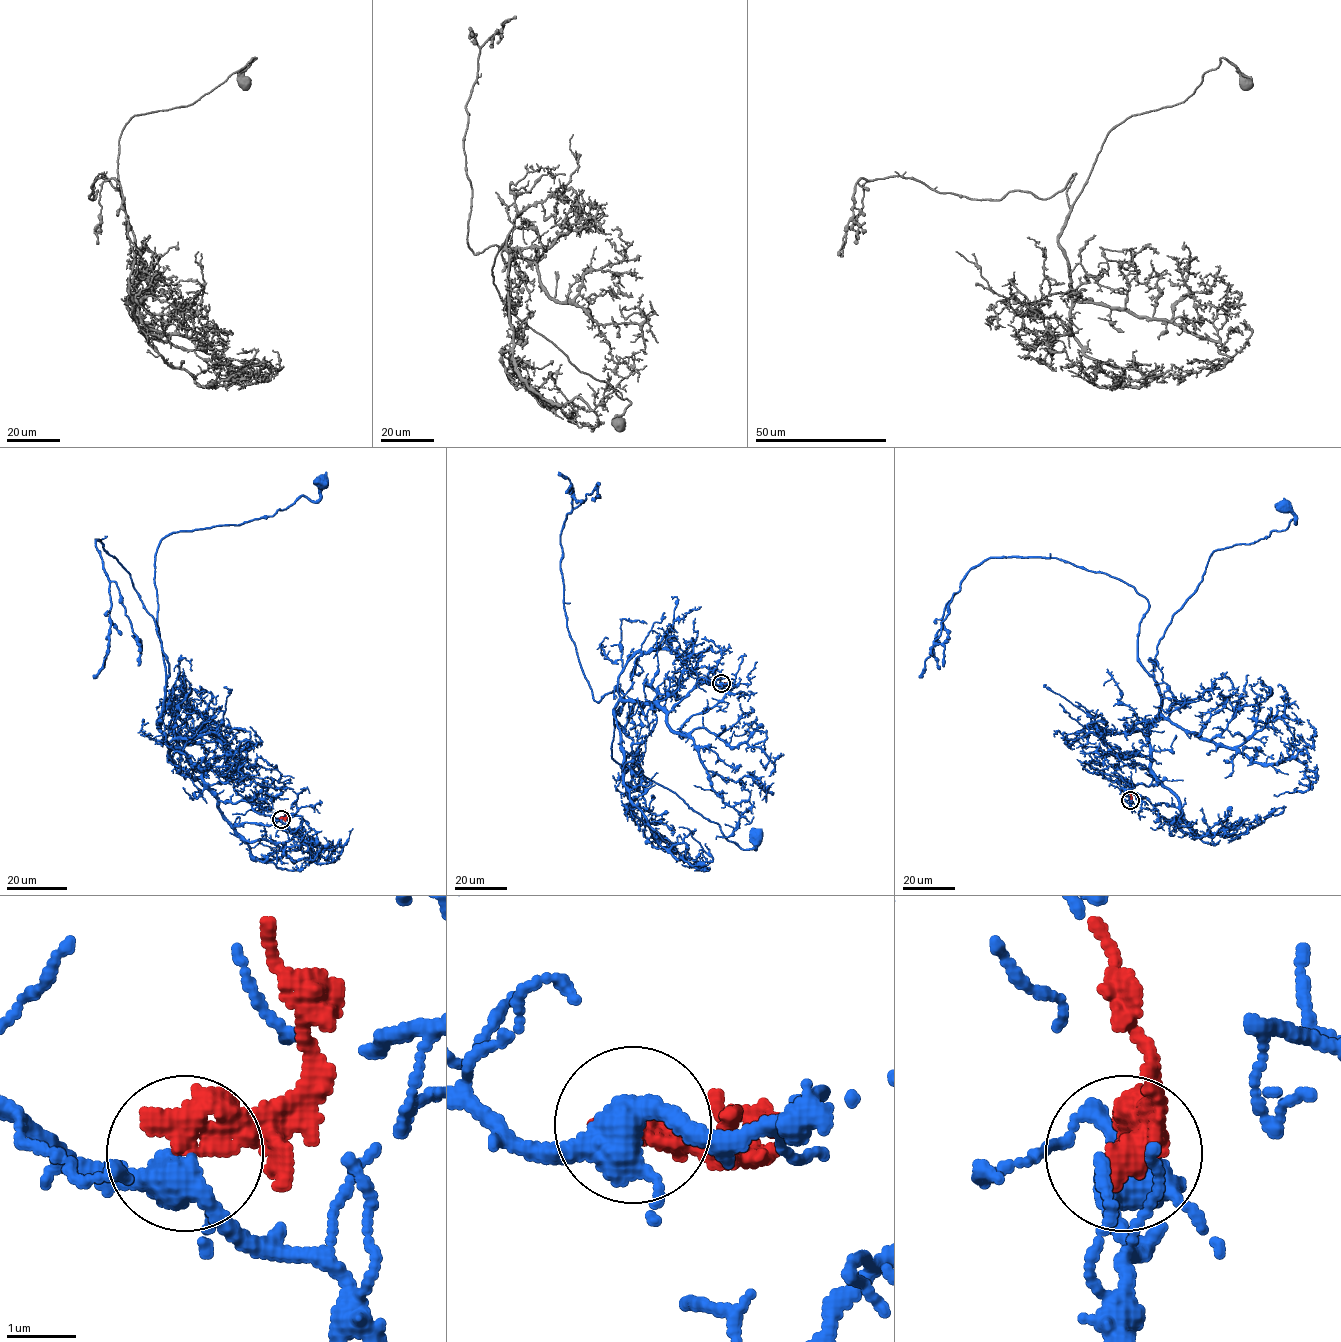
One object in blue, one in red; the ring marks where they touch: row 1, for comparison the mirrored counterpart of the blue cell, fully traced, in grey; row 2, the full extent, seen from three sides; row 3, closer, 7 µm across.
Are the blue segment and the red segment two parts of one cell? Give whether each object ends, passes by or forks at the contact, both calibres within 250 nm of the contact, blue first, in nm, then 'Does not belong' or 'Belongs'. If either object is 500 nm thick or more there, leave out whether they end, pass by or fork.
At the ring blue forks. At the ring red ends. Thickness 400 nm (blue) against 380 nm. Does not belong

